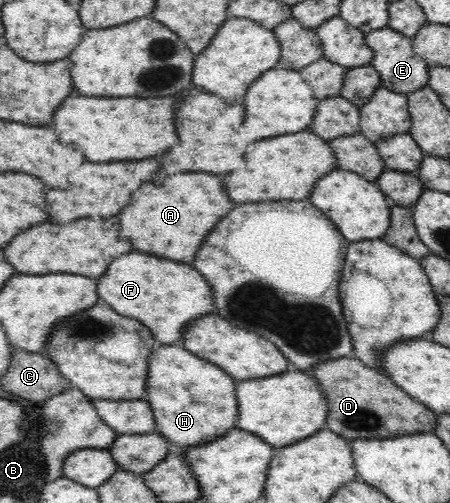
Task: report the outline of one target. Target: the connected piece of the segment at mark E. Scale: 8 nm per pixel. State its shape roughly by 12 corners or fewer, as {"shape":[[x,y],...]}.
{"shape":[[390,27],[365,33],[383,88],[428,87],[429,64]]}

